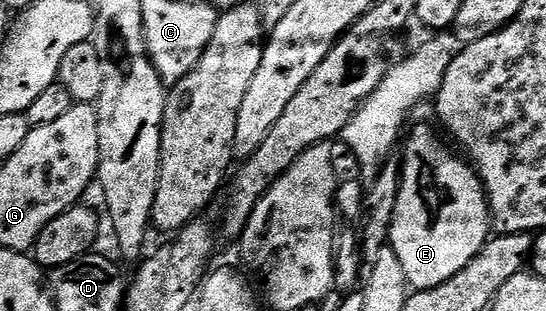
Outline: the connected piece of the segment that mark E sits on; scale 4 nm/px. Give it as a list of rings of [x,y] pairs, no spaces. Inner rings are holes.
[[[417,128],[407,140],[408,136],[405,157],[399,160],[401,185],[389,244],[403,266],[408,287],[422,292],[455,278],[490,239],[489,199],[473,165],[460,155],[452,156],[431,129]]]

